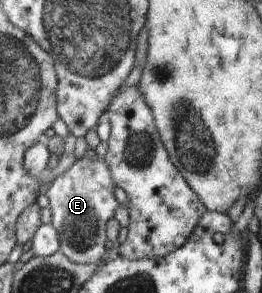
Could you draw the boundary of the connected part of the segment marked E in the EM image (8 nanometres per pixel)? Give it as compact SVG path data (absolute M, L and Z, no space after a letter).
M86 156L77 160L73 167L60 175L48 186L47 196L50 198L50 208L54 214L53 224L60 231L62 251L77 264L99 264L107 256L108 225L115 218L119 201L115 197L115 186L111 166L103 157L95 160Z

